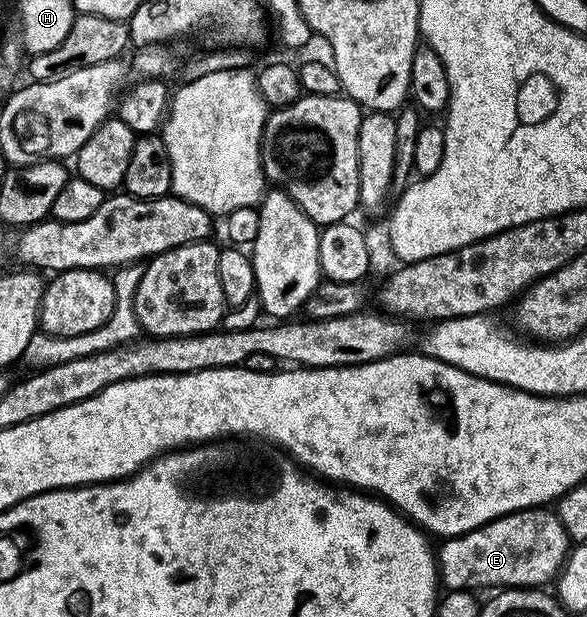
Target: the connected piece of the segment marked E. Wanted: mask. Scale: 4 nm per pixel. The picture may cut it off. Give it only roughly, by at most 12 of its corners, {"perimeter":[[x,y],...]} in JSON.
{"perimeter":[[556,511],[508,512],[442,539],[449,590],[545,586],[571,541]]}

